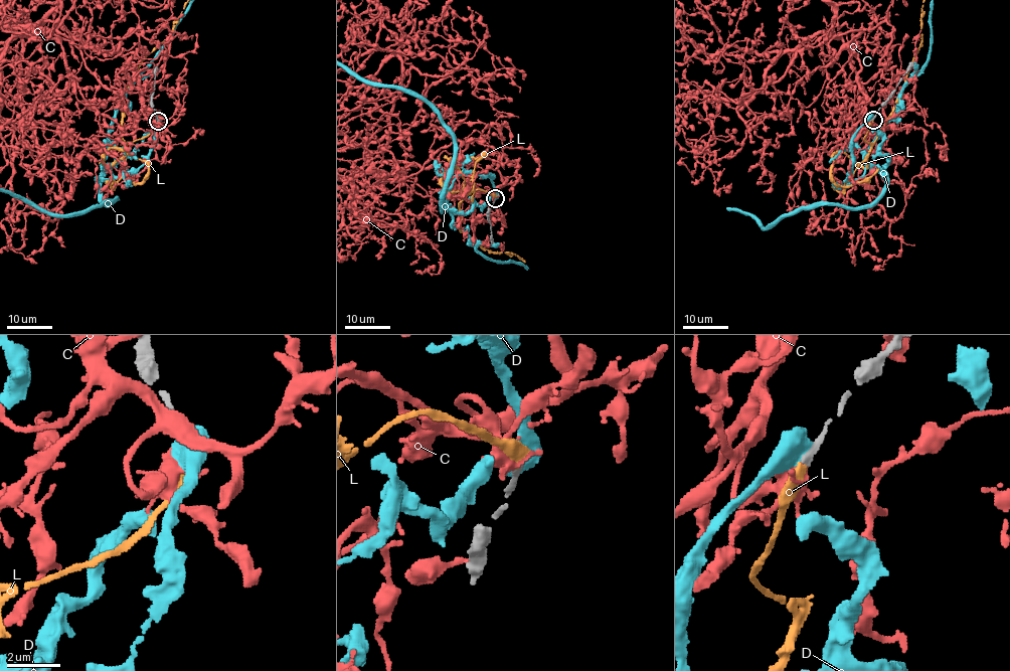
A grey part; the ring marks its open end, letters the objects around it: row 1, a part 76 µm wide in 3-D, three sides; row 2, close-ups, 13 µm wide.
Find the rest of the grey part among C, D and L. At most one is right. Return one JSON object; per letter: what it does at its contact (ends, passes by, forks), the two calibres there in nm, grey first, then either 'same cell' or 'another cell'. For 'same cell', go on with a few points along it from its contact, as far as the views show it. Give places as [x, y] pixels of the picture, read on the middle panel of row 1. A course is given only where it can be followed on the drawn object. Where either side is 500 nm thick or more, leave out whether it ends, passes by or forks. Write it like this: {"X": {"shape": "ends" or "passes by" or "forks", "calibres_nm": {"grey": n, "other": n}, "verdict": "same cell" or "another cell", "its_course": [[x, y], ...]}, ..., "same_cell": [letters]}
{"C": {"shape": "passes by", "calibres_nm": {"grey": 240, "other": 440}, "verdict": "another cell"}, "D": {"calibres_nm": {"grey": 260, "other": 750}, "verdict": "another cell"}, "L": {"shape": "ends", "calibres_nm": {"grey": 240, "other": 380}, "verdict": "same cell"}, "same_cell": ["L"]}

